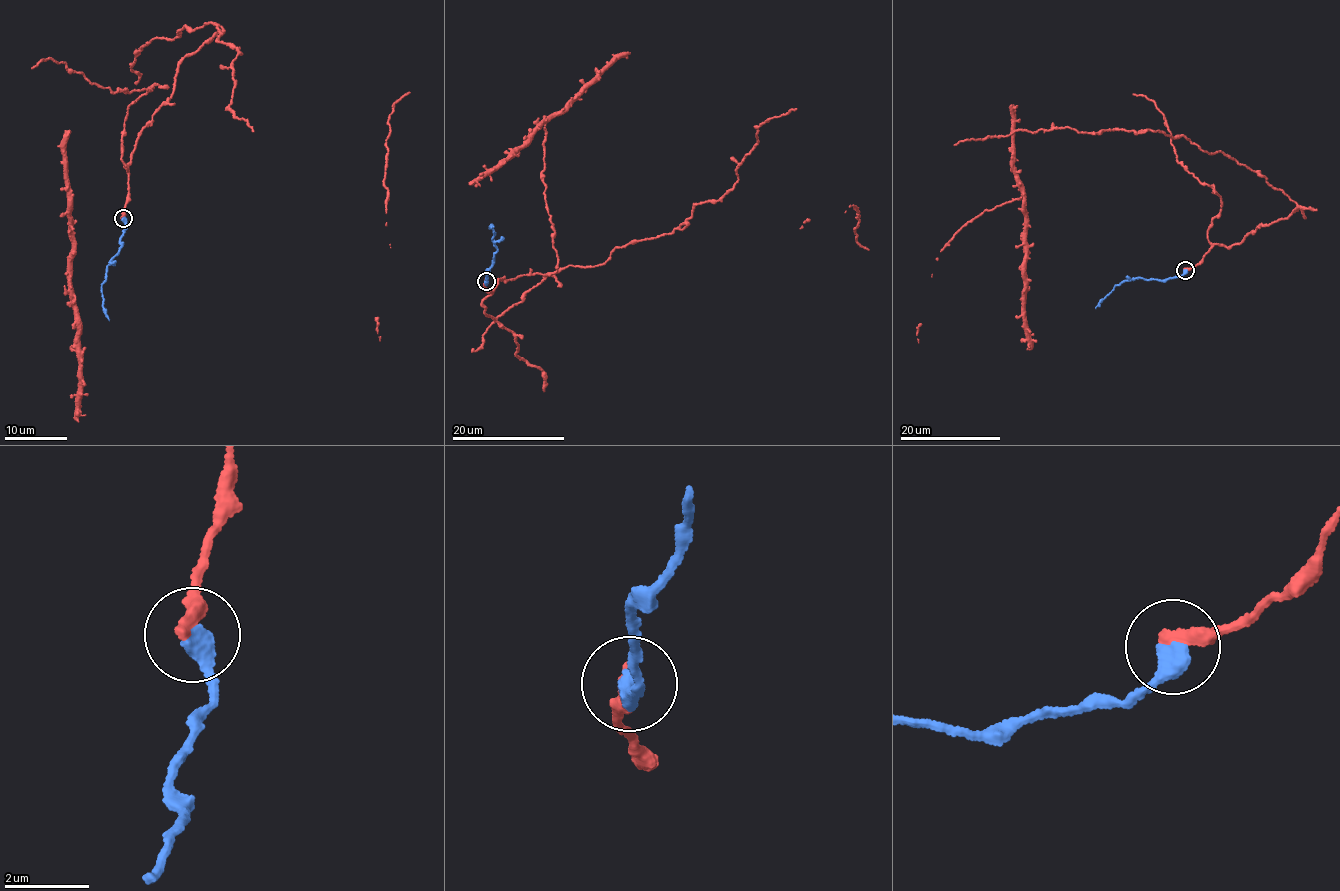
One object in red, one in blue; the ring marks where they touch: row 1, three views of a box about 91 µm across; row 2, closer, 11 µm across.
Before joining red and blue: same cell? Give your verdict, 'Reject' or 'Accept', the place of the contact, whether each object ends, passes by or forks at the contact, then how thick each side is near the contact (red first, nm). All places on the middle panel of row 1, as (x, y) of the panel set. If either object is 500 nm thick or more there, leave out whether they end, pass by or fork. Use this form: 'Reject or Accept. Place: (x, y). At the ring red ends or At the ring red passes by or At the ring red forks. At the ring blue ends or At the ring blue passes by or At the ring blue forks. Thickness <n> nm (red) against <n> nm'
Accept. Place: (486, 281). At the ring red ends. At the ring blue ends. Thickness 360 nm (red) against 480 nm

